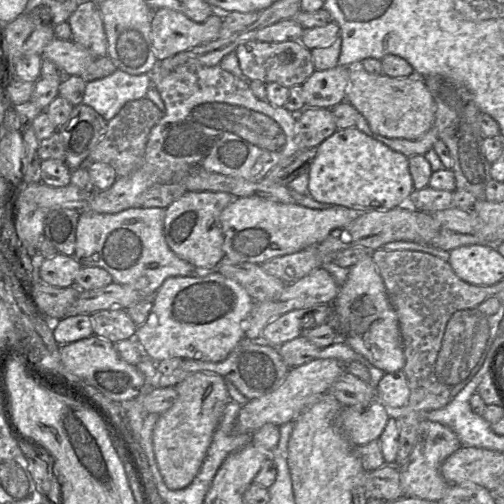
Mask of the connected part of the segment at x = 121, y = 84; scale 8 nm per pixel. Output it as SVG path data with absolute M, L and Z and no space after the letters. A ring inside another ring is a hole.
M116 69L107 77L87 82L81 104L91 107L108 122L127 102L145 97L151 86L150 74L129 75Z

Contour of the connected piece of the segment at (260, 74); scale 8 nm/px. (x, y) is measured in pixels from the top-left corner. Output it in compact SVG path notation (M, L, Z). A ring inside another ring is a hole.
M250 40L235 49L239 66L249 80L276 82L288 88L301 85L316 69L311 50L300 41L262 42Z

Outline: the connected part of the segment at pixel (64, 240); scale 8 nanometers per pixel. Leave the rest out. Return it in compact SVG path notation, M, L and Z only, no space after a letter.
M67 208L46 210L43 235L58 253L66 256L74 255L79 214L79 211Z

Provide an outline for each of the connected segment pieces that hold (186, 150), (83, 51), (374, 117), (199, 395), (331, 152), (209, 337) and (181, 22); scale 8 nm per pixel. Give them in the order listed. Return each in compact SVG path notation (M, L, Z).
M185 63L178 66L175 70L163 77L155 86L161 99L165 105L165 112L158 123L151 129L146 143L144 160L142 165L128 176L117 178L115 183L105 191L96 192L89 204L87 210L100 214L115 214L123 210L135 207L138 197L147 189L155 184L170 183L172 176L177 171L188 171L192 166L201 166L205 170L224 176L234 178L242 178L249 181L257 181L263 179L278 163L287 157L294 155L300 151L294 140L296 119L292 116L292 112L285 107L274 106L268 100L259 100L254 96L249 81L239 79L230 72L220 68L219 65L206 67L198 63Z
M56 38L45 46L41 58L55 63L66 76L80 76L95 60L95 57L86 48L72 39Z
M353 67L346 87L346 100L367 120L371 130L388 138L415 140L435 121L436 104L422 77L415 73L407 77L376 75Z
M192 373L175 388L178 394L177 399L169 410L159 416L152 435L155 459L163 481L170 490L180 490L192 483L201 469L214 433L223 417L225 407L231 401L225 379L215 373Z
M356 126L337 129L313 151L308 171L310 196L315 201L330 206L344 206L359 214L372 211L386 212L400 206L408 206L408 198L414 190L408 161L407 156L369 137Z
M217 270L197 272L191 276L167 278L152 297L152 309L146 321L137 326L135 337L145 355L155 363L171 358L222 362L245 338L244 321L250 315L255 301L236 281Z
M160 8L151 19L151 42L158 61L214 41L219 37L222 19L211 15L202 23L195 23L181 12Z

